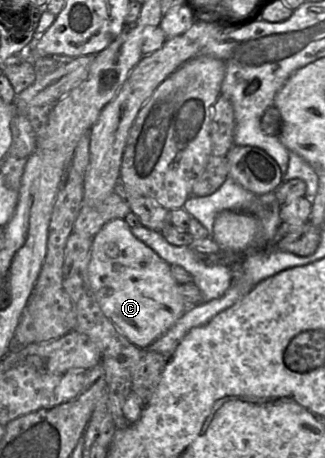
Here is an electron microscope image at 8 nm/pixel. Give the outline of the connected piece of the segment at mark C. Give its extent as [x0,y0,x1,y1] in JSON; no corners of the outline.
[88,219,188,349]

